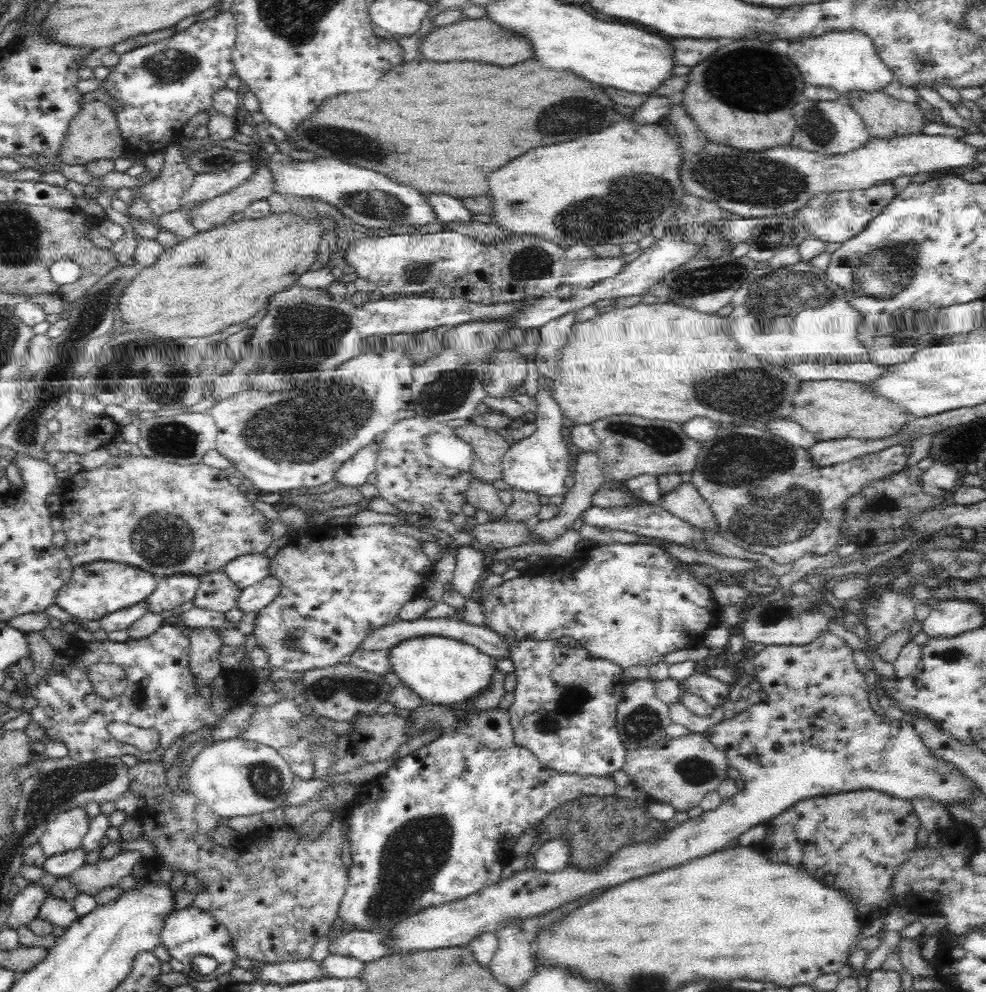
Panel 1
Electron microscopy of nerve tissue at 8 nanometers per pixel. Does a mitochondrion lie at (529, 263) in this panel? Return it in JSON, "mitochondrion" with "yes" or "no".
{"mitochondrion":"yes"}

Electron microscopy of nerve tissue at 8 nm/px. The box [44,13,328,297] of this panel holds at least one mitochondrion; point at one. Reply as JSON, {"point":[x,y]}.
{"point":[174,66]}

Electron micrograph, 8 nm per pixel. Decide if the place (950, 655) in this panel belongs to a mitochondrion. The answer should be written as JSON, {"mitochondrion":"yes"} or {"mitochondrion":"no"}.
{"mitochondrion":"yes"}

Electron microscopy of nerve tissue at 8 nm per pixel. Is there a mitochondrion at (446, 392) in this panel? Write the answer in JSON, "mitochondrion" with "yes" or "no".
{"mitochondrion":"yes"}

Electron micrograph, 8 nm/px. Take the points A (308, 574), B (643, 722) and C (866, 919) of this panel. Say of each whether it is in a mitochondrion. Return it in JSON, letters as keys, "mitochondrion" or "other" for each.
{"A":"other","B":"mitochondrion","C":"other"}

